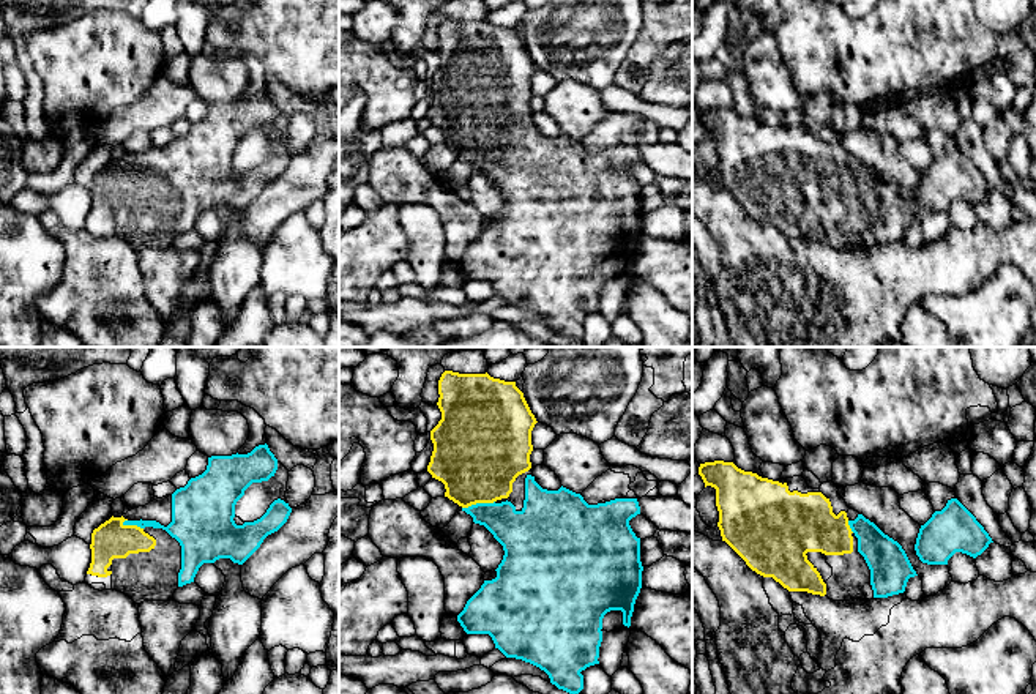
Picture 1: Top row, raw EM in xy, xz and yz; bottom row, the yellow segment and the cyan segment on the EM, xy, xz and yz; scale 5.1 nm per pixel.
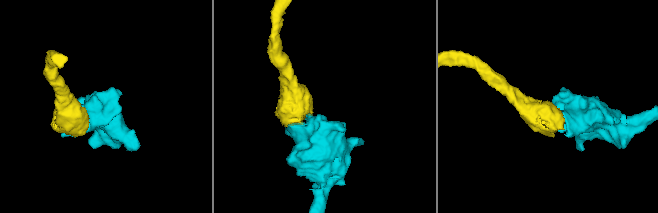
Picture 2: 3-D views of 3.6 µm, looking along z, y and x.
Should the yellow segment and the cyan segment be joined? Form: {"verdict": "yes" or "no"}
{"verdict": "yes"}

